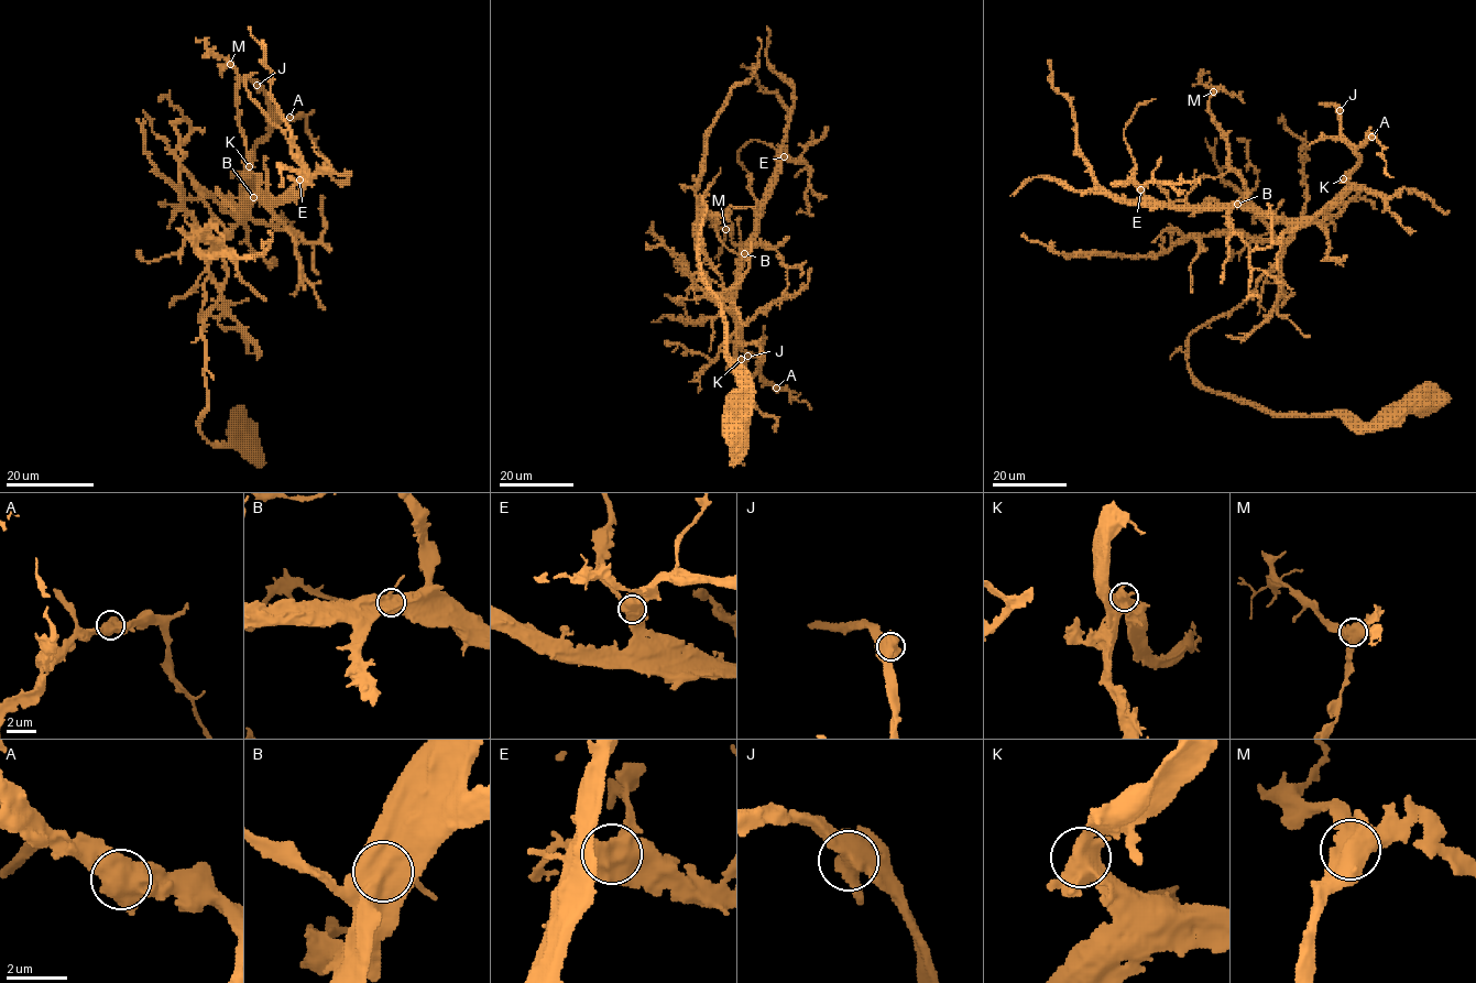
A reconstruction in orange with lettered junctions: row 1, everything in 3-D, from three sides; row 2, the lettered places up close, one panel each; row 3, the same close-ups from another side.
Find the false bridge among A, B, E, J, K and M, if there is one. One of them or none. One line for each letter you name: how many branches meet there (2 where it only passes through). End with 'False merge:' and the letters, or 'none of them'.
False merge: none of them

